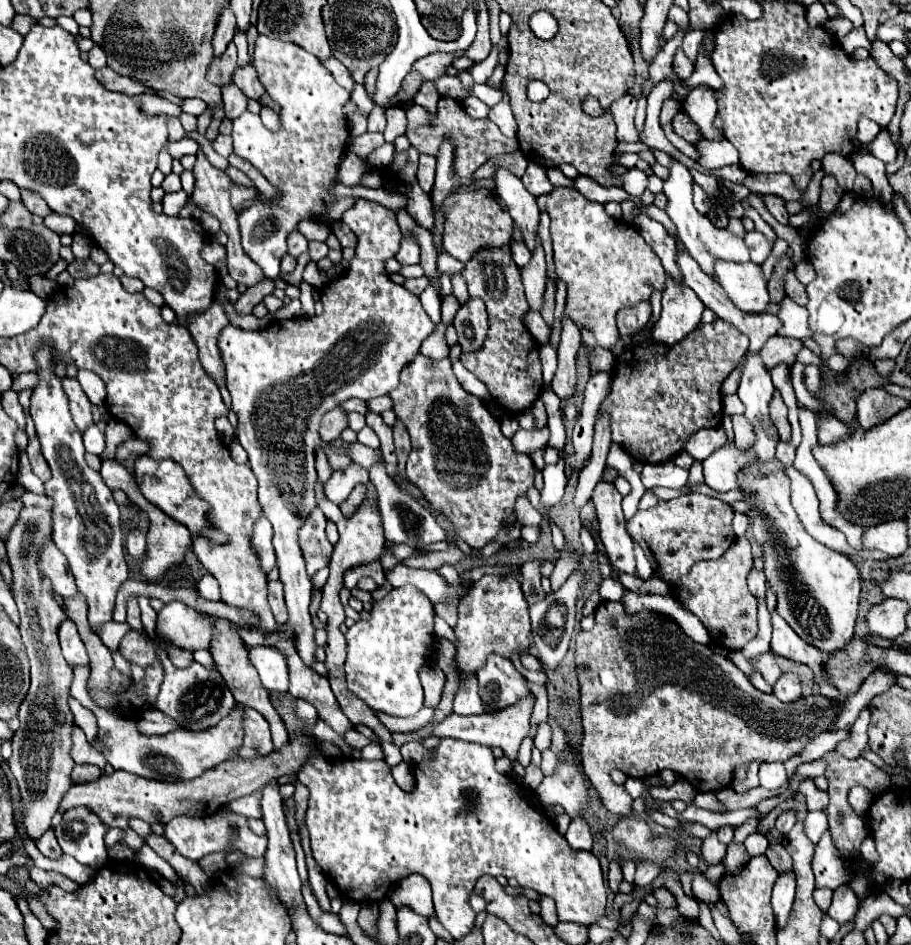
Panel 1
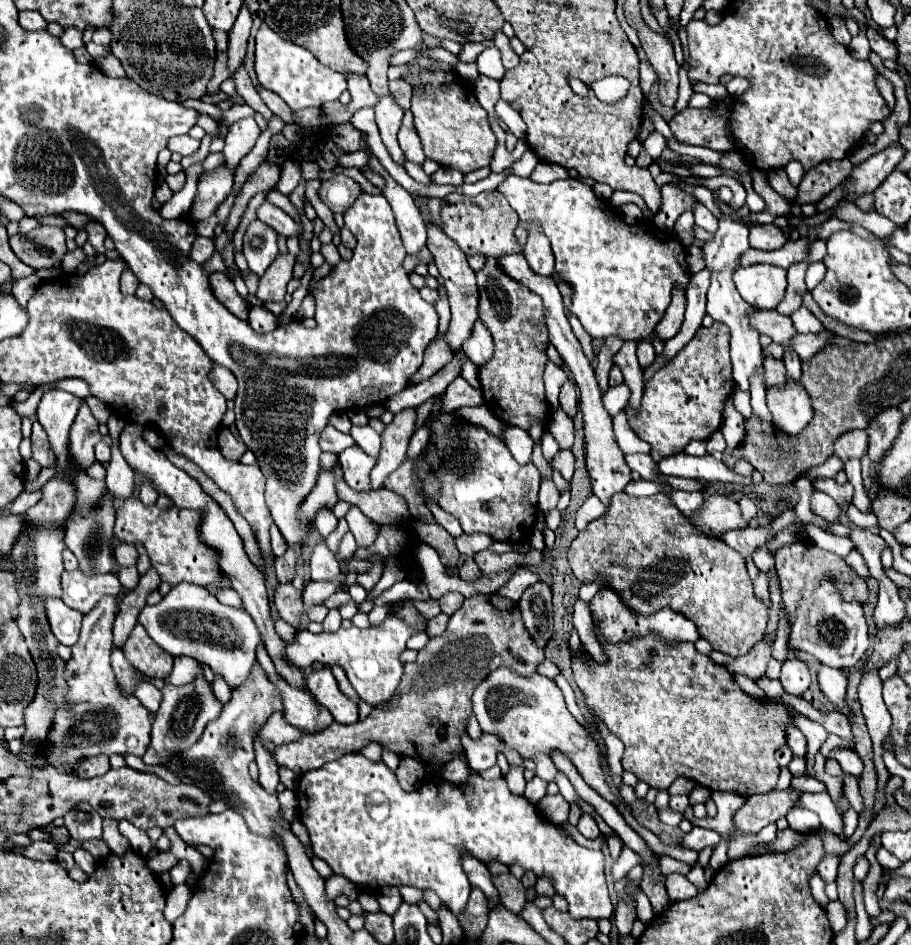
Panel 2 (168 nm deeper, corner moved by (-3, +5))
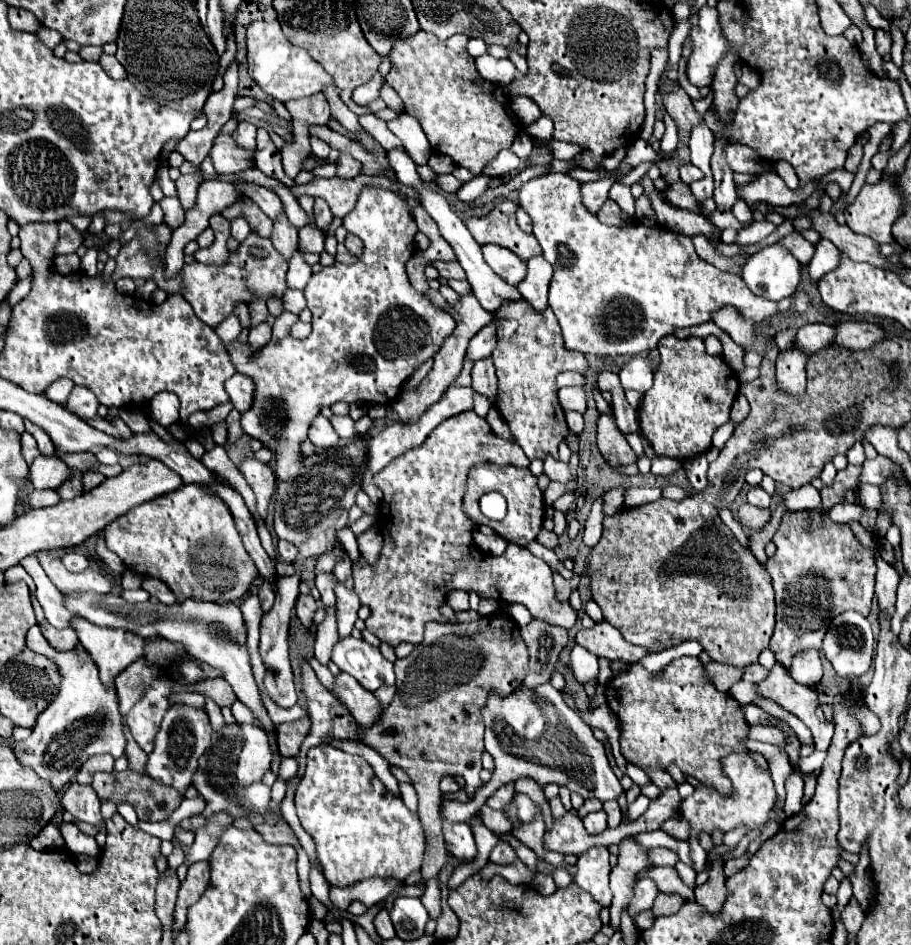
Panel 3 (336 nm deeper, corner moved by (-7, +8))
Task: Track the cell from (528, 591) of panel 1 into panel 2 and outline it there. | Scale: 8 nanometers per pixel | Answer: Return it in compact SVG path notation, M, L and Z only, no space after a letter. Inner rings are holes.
M543 582L531 584L519 600L519 610L523 616L525 630L529 632L533 642L543 650L545 644L555 636L551 588Z

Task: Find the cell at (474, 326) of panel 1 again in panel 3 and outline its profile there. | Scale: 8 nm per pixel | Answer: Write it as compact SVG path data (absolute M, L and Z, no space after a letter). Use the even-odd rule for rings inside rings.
M485 357L483 361L475 361L473 365L473 385L475 391L487 395L491 403L495 403L495 393L497 393L497 375L495 375L495 365L493 357Z

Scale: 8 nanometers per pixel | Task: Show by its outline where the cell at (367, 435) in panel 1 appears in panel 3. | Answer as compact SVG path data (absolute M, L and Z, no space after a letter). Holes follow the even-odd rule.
M335 415L331 419L331 423L333 423L333 427L335 427L335 431L339 433L341 439L347 439L347 441L359 439L359 435L355 433L355 421L351 421L351 417L339 417L339 415Z

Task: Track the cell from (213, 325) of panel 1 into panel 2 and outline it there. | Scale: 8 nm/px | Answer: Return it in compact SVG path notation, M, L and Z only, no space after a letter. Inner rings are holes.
M215 366L213 368L213 372L211 372L211 382L215 384L215 388L227 398L227 400L233 400L235 398L235 392L237 392L237 380L235 380L235 376L227 370L227 368L223 368L223 366Z

